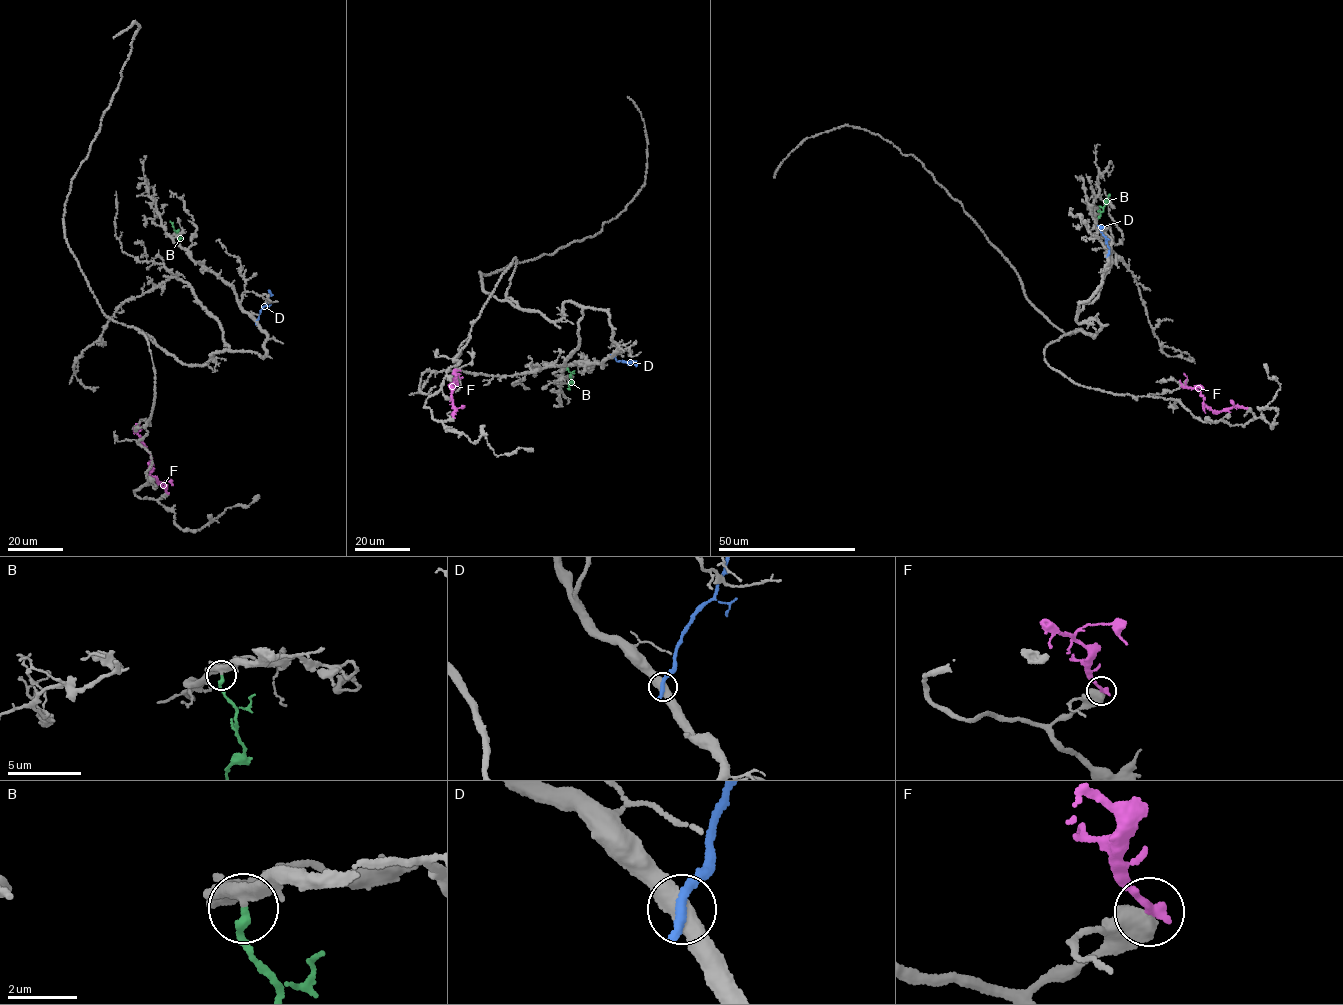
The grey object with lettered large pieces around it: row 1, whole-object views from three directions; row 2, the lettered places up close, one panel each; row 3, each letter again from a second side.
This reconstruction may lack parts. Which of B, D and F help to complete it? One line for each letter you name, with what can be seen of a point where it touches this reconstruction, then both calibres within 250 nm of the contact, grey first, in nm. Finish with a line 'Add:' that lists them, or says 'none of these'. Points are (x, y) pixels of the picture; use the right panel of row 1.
B: (1097, 219) | 360/240 nm
Add: B

